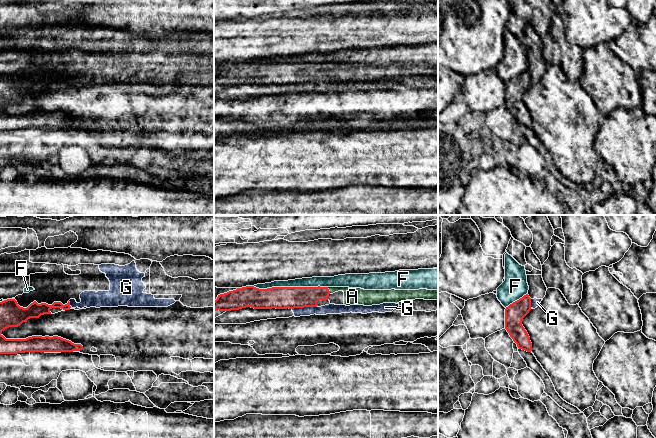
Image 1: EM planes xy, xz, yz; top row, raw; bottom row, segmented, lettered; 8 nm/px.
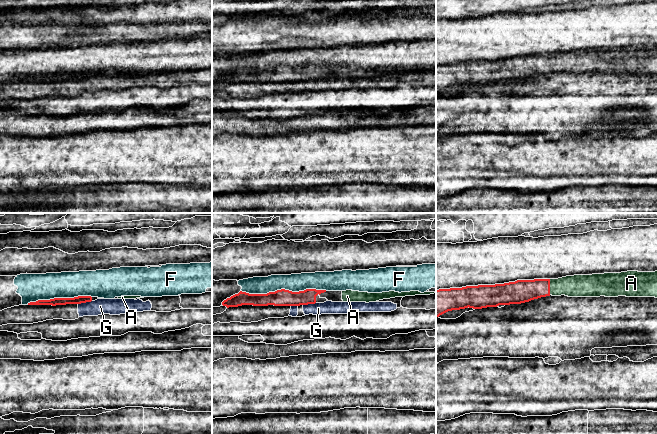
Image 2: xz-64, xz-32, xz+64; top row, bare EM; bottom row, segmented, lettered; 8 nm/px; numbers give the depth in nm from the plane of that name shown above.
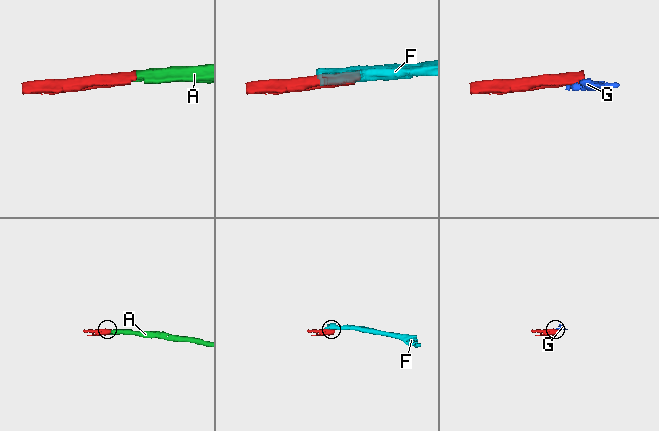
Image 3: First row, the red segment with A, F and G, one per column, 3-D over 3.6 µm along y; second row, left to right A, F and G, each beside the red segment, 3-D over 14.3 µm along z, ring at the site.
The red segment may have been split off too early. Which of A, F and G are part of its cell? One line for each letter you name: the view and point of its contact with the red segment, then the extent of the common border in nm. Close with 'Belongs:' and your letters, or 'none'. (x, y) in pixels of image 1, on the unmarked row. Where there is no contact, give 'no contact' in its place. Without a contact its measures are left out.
A: contact xz (328, 66); length 60 nm
Belongs: A

